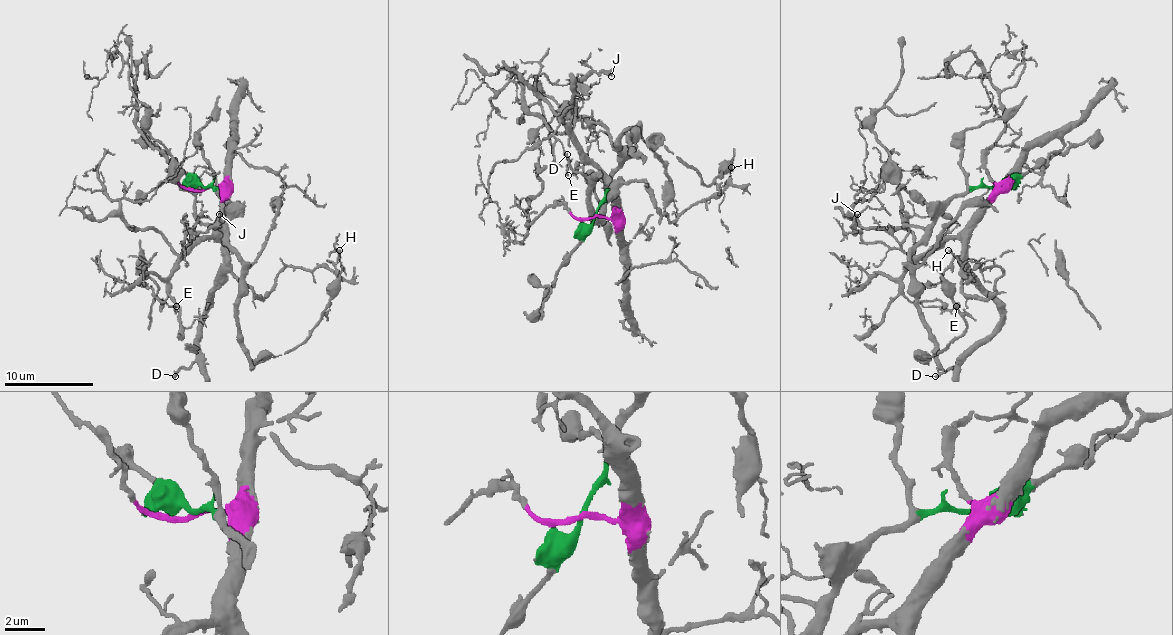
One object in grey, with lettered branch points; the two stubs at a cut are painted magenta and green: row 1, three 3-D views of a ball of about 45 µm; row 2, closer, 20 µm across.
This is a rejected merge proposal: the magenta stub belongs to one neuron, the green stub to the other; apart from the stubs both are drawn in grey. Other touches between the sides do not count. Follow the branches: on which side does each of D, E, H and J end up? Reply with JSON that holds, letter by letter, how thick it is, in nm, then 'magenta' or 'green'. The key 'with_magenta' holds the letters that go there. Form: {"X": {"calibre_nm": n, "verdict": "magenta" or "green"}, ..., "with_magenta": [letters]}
{"D": {"calibre_nm": 260, "verdict": "magenta"}, "E": {"calibre_nm": 150, "verdict": "magenta"}, "H": {"calibre_nm": 170, "verdict": "magenta"}, "J": {"calibre_nm": 130, "verdict": "magenta"}, "with_magenta": ["D", "E", "H", "J"]}

